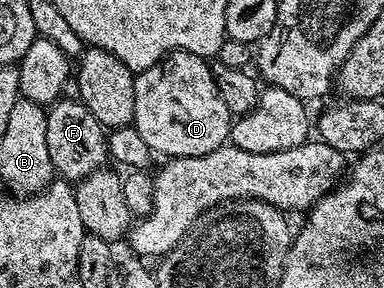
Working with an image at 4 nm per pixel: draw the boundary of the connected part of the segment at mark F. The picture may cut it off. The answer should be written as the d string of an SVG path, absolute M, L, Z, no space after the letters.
M62 97L58 102L51 103L47 110L45 141L49 144L49 160L53 164L56 175L58 175L60 179L72 184L78 184L85 176L104 169L109 162L107 135L108 131L97 120L97 116L93 116L93 112L89 112L89 108L85 108L85 104L80 102L78 98Z

